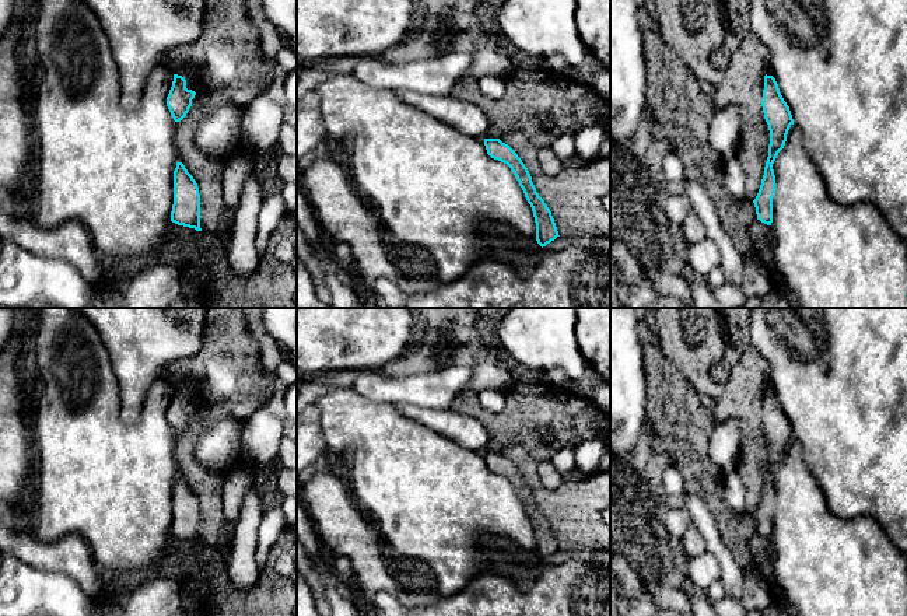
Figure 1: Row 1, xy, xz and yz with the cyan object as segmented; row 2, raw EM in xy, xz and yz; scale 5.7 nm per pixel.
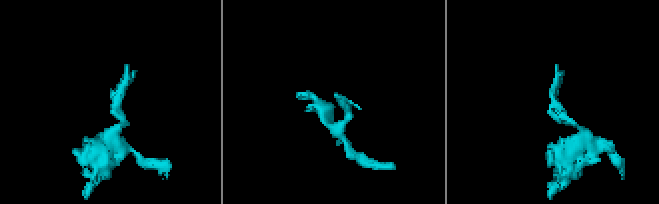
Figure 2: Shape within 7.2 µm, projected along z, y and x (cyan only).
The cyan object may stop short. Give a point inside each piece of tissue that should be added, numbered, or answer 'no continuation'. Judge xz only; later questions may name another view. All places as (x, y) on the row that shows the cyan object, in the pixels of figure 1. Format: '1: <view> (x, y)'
no continuation

